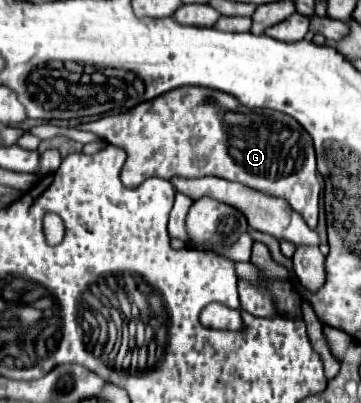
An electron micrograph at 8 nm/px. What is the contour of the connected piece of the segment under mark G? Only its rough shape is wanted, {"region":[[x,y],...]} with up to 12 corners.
{"region":[[184,86],[82,124],[154,174],[286,198],[316,228],[310,134]]}

